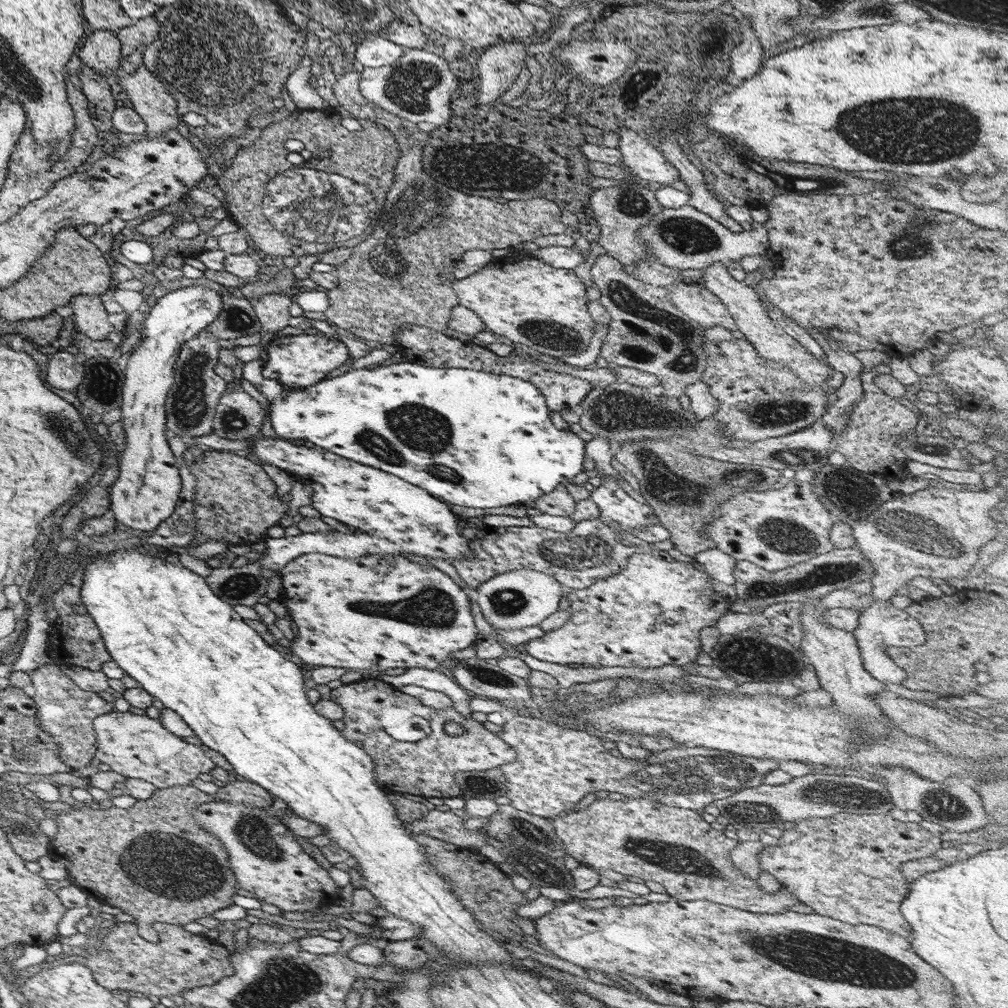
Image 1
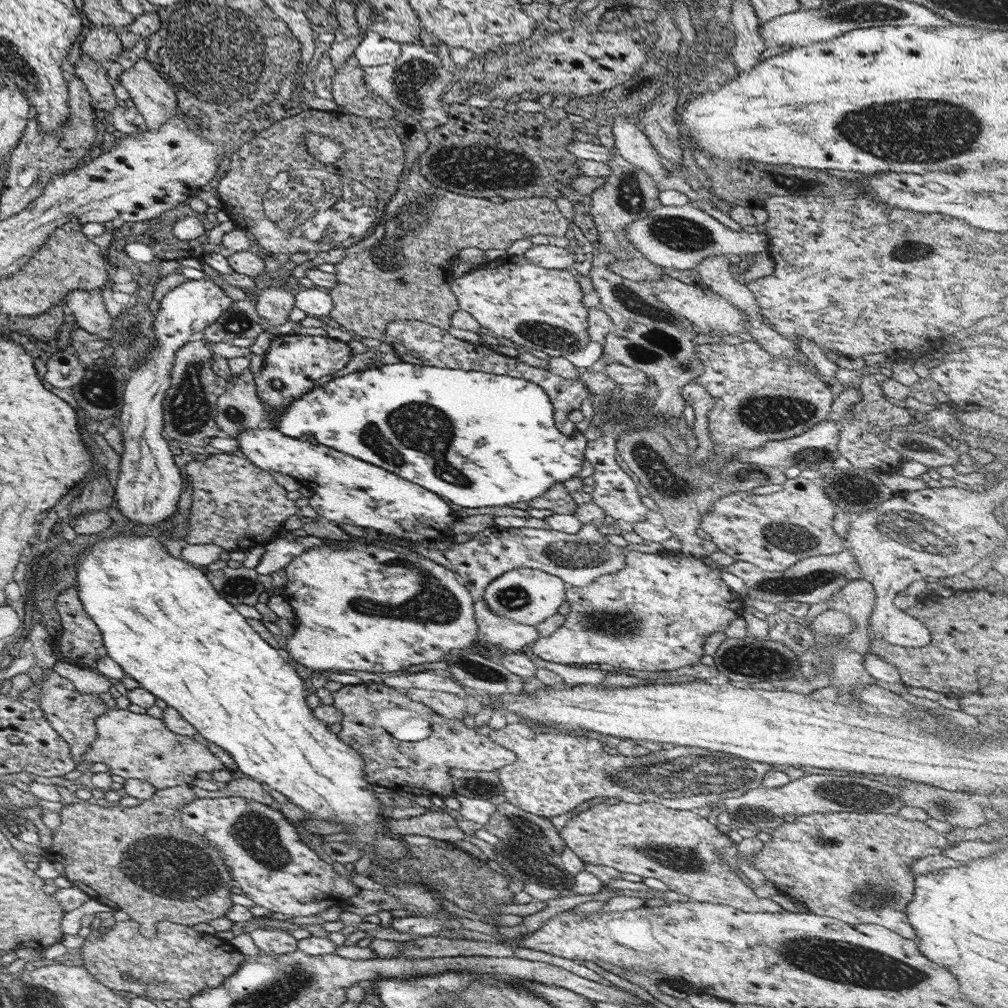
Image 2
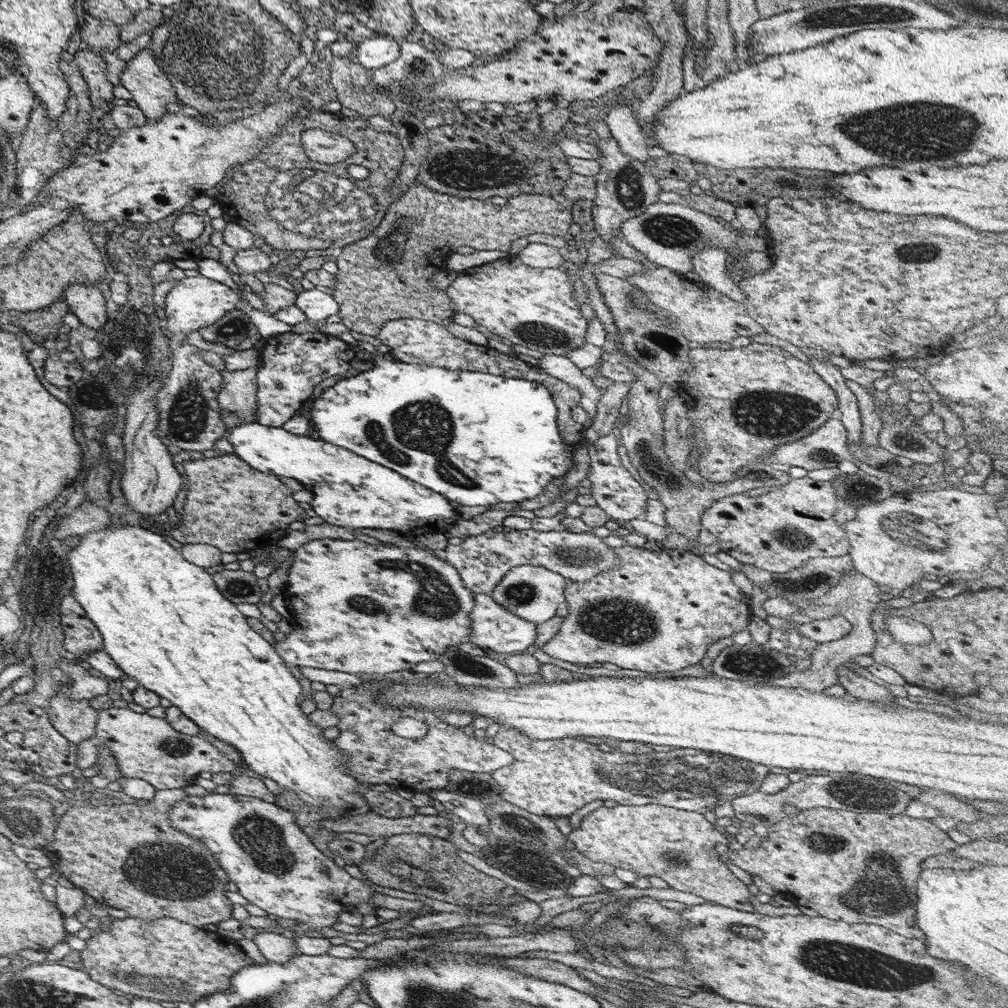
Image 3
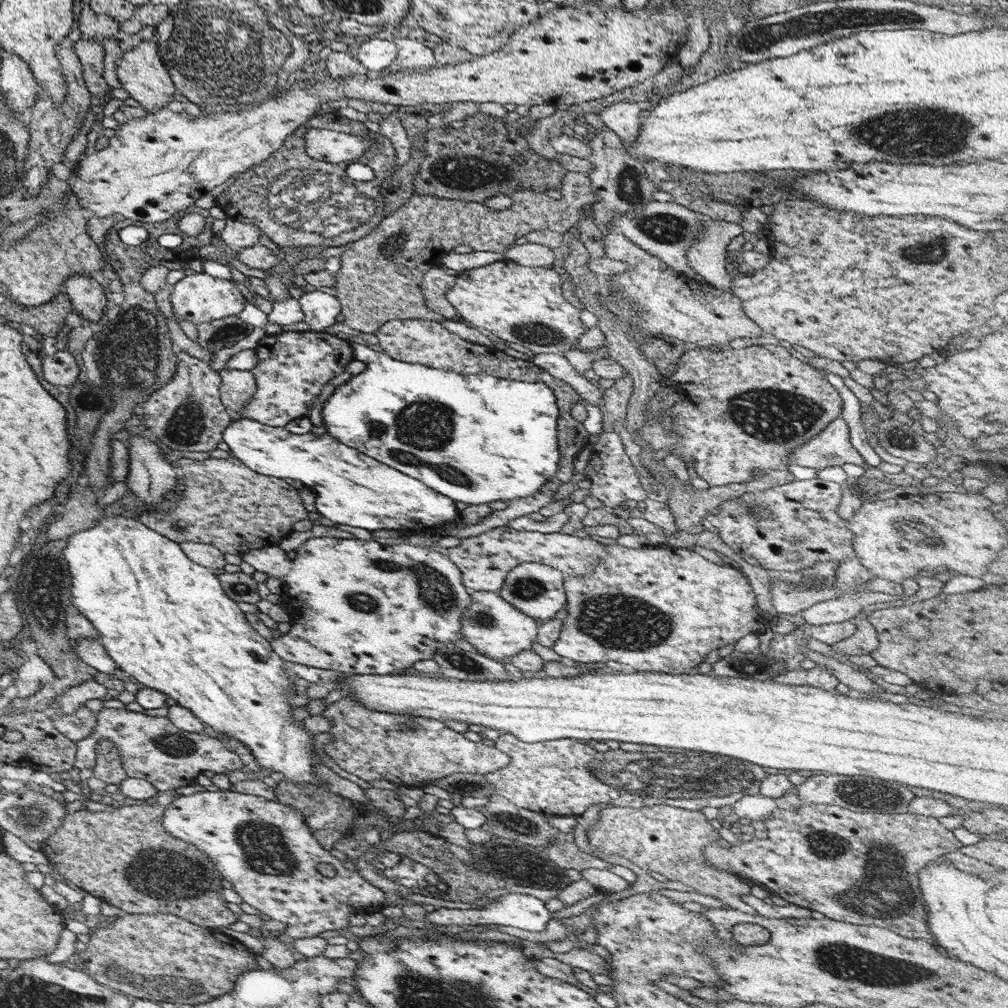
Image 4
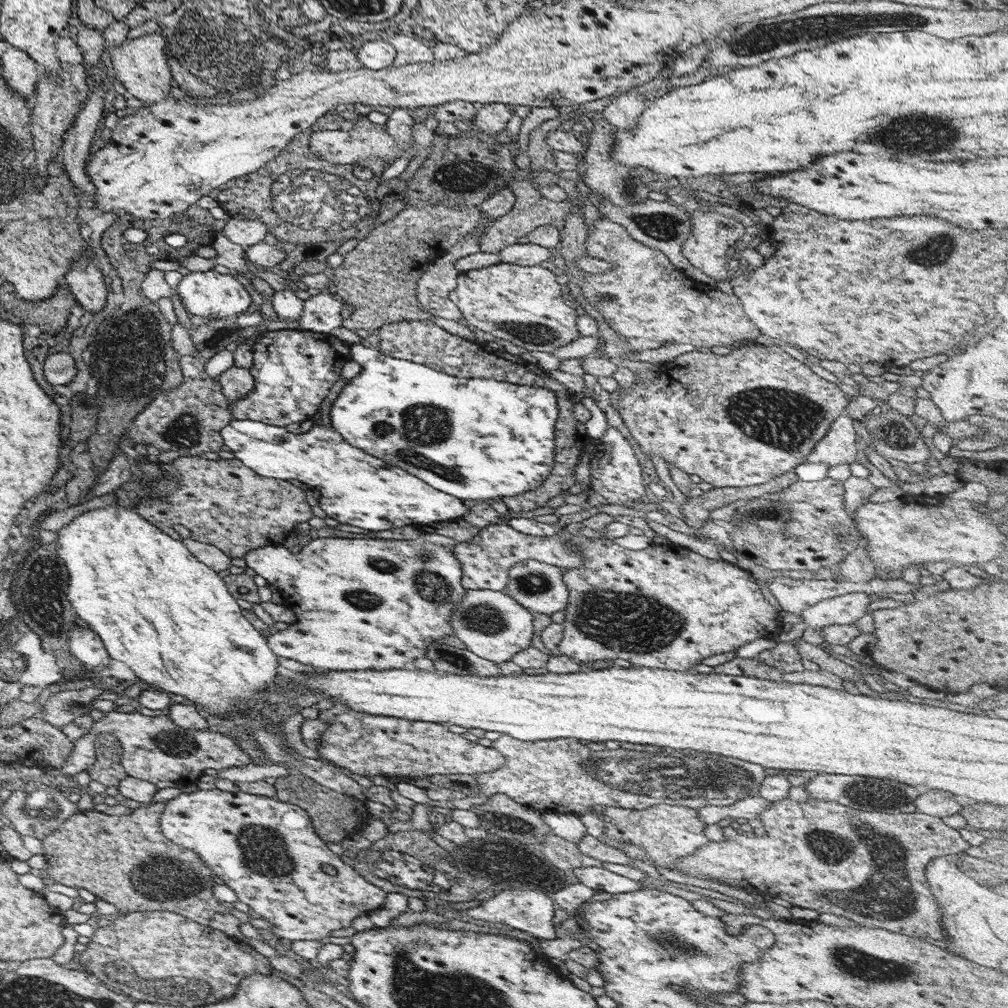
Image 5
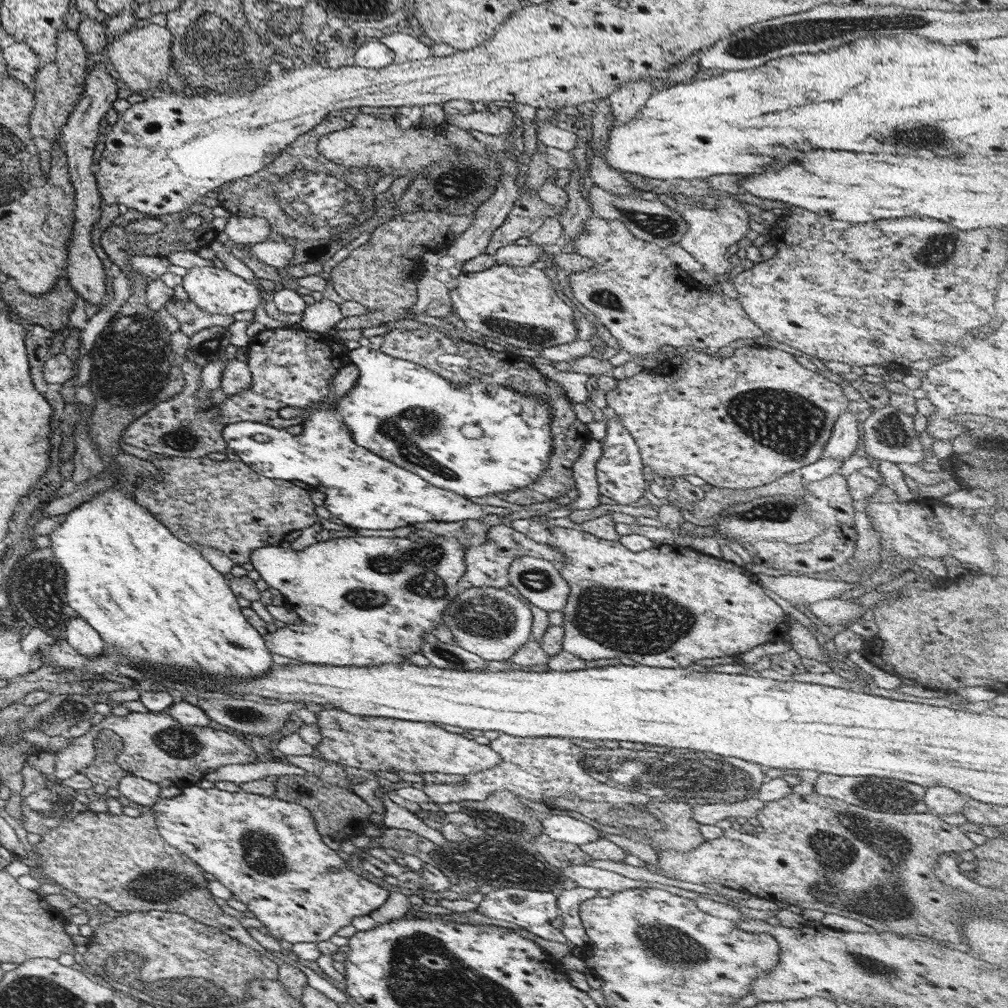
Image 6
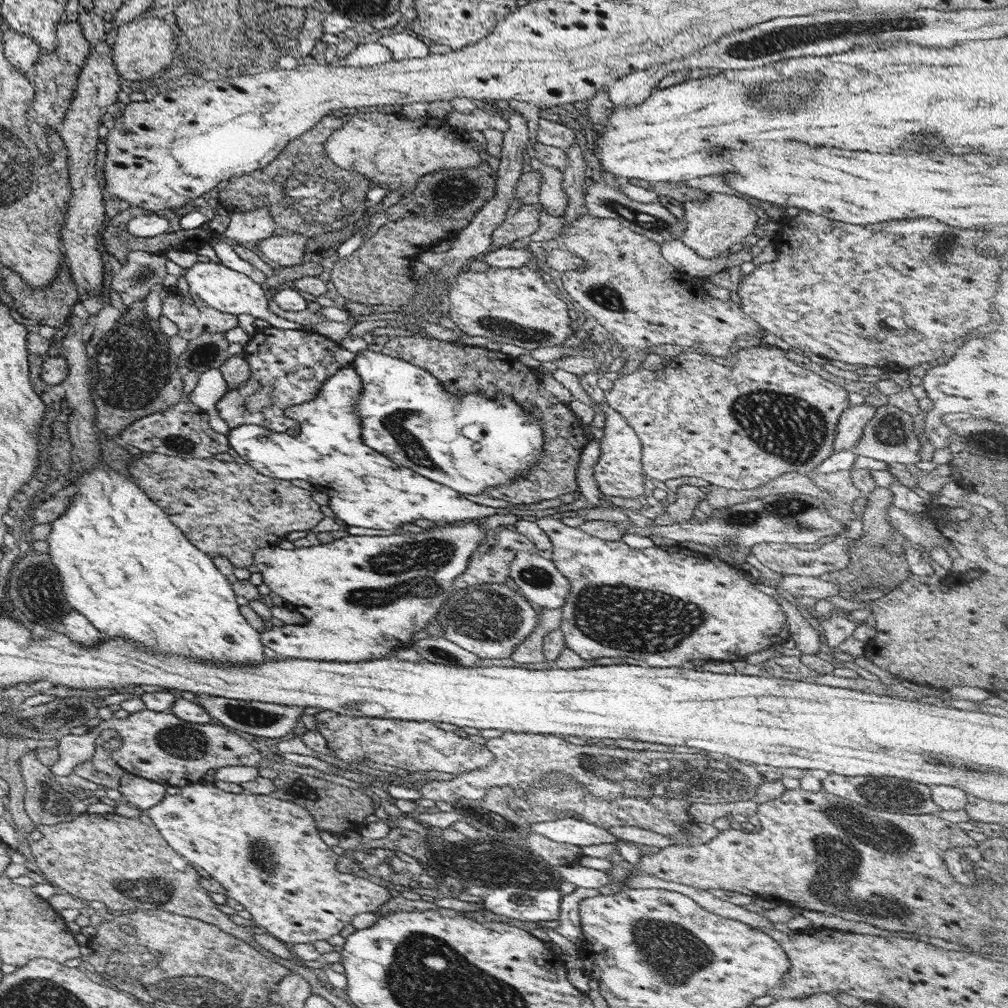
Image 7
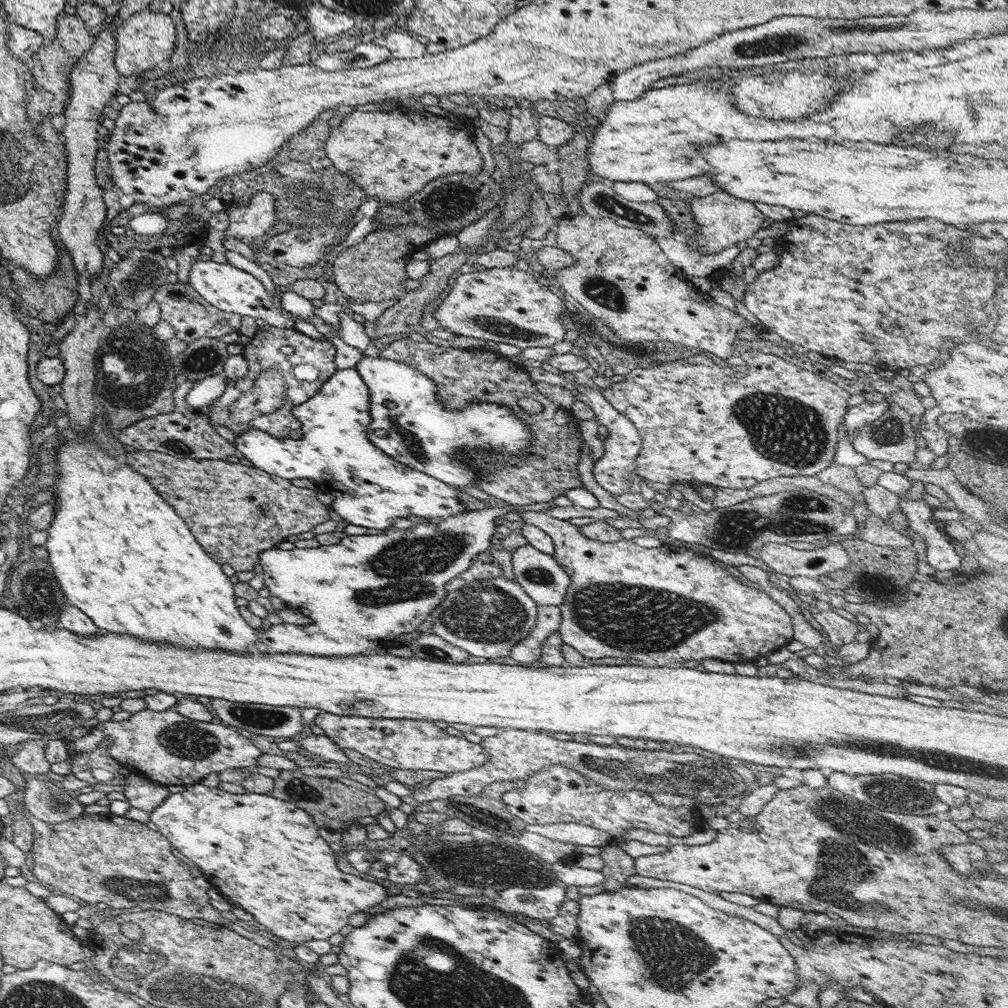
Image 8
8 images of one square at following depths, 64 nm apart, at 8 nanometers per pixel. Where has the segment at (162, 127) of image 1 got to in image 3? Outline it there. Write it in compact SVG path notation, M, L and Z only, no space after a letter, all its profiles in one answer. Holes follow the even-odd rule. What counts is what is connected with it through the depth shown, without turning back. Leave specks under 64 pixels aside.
M149 46L124 58L124 62L119 76L120 84L131 94L131 100L141 109L146 121L153 121L167 113L166 106L169 102L175 102L176 91L157 66Z

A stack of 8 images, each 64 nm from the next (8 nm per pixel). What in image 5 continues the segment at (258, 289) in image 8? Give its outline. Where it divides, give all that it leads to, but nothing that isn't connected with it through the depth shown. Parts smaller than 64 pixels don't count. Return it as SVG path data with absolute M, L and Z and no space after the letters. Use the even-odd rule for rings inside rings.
M213 268L205 272L189 271L178 281L173 292L181 300L187 316L193 314L211 319L229 318L229 316L236 315L238 312L246 311L249 304L251 304L251 298L245 290L245 286L241 285L233 275L229 273L219 274L219 272L213 271Z

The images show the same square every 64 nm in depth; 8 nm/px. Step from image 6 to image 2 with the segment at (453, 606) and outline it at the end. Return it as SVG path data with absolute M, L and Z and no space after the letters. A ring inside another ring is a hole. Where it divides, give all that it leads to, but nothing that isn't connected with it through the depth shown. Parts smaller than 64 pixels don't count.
M481 597L474 599L473 608L477 644L491 644L502 652L517 653L525 651L538 639L536 627L495 615Z

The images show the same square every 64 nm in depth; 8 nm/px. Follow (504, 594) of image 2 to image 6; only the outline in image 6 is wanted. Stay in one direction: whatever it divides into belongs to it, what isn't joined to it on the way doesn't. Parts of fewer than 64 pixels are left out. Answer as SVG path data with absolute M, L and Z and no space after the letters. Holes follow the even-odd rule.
M515 557L508 568L508 583L517 592L545 612L560 611L565 606L569 587L557 565L537 557Z

